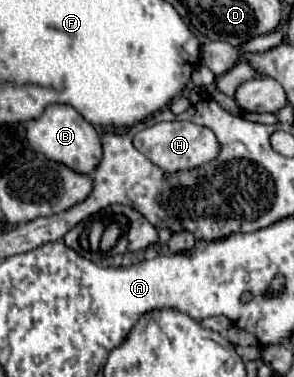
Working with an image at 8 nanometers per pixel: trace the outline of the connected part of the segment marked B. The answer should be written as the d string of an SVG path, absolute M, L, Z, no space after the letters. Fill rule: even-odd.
M50 105L42 117L34 119L28 123L26 127L26 137L28 137L28 145L30 149L42 153L46 159L62 163L66 167L70 167L76 173L82 175L90 175L96 171L96 167L100 165L102 159L102 147L100 147L100 135L96 133L96 129L86 123L86 119L82 119L82 115L70 107L70 105Z

